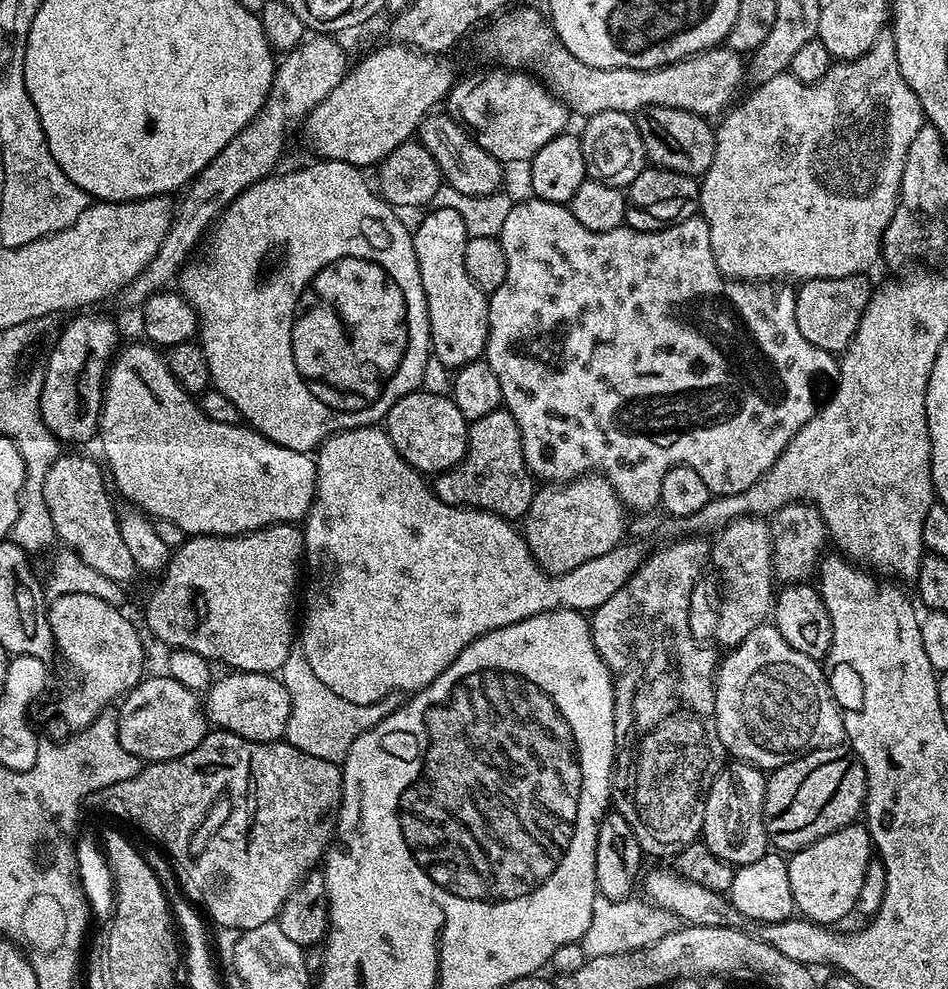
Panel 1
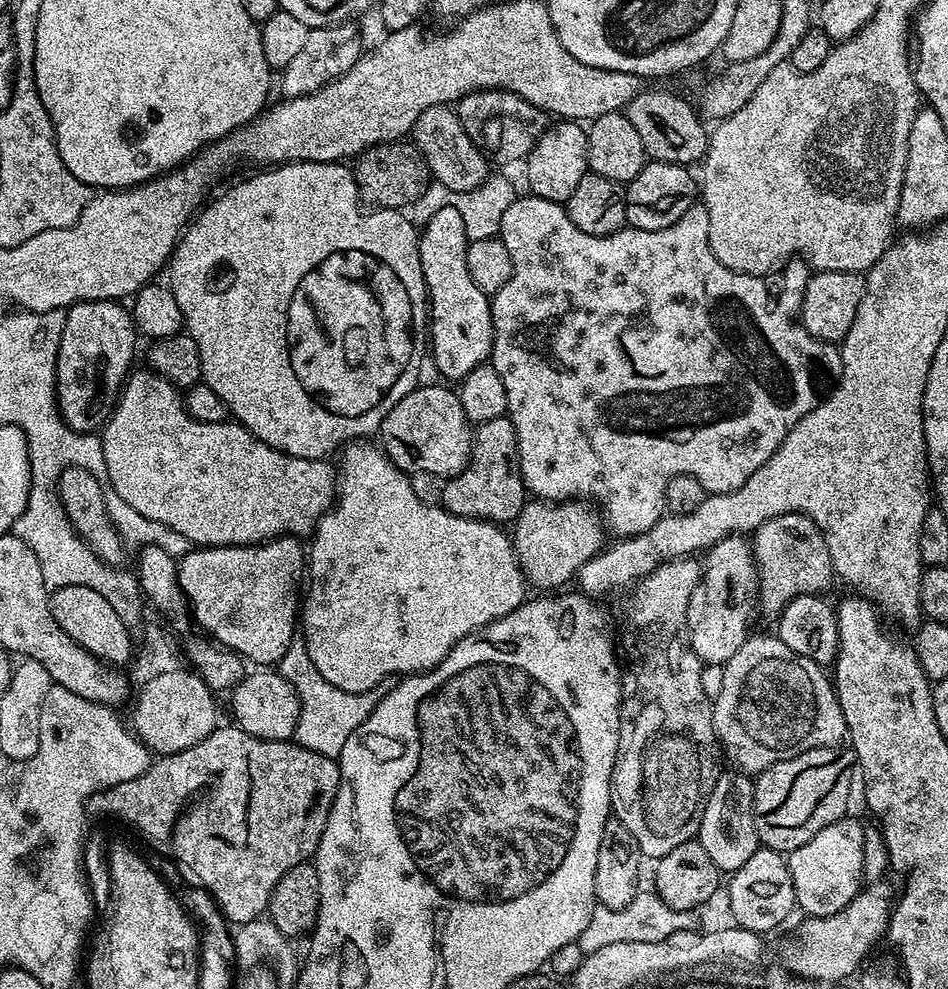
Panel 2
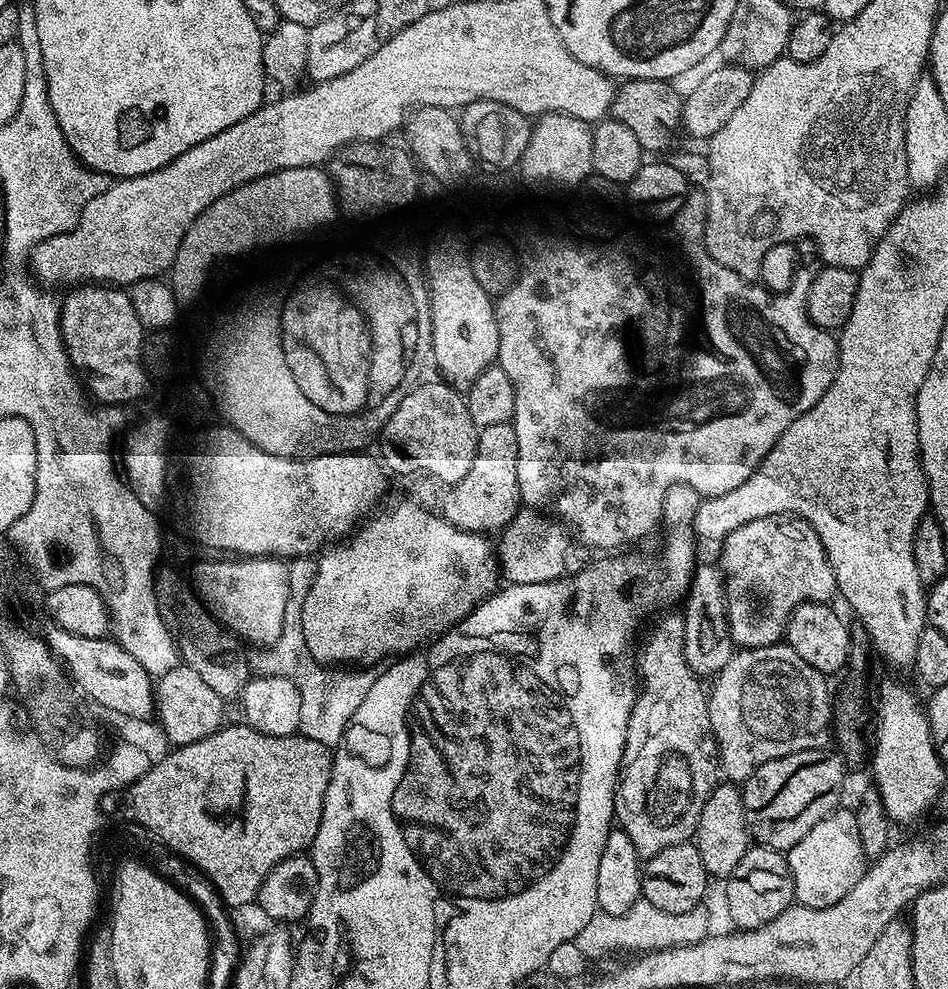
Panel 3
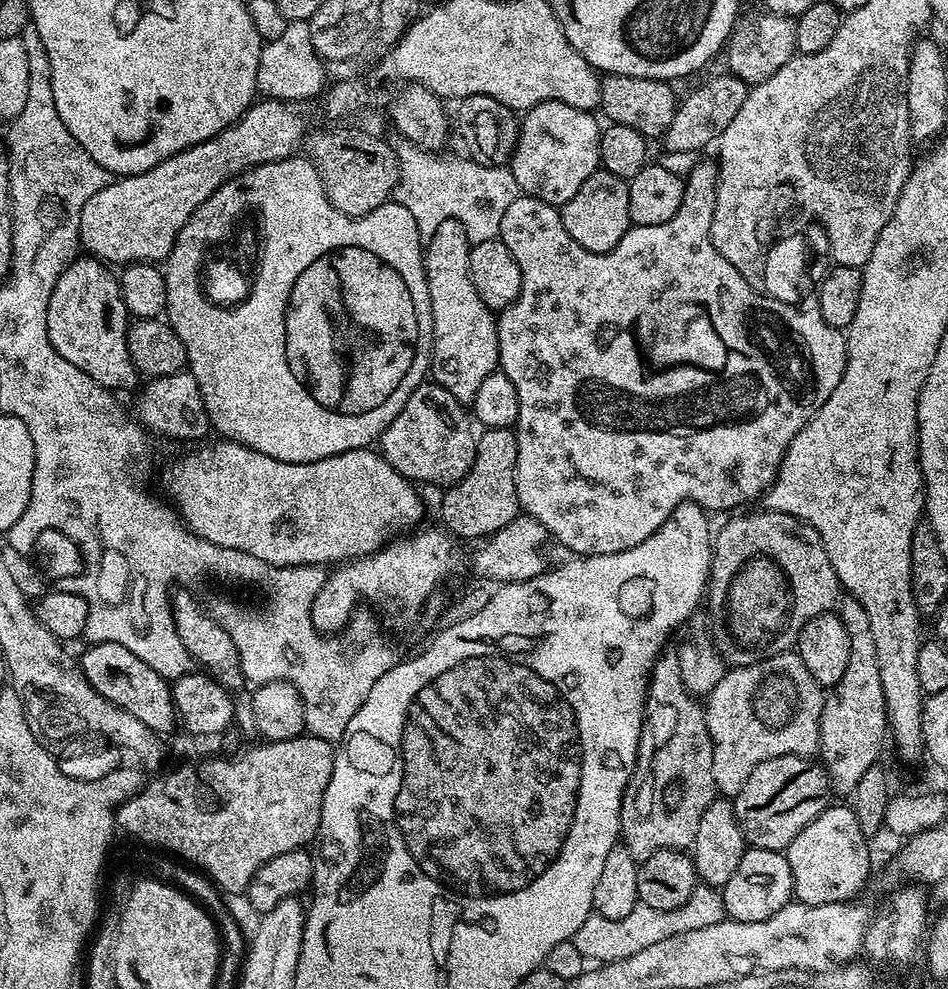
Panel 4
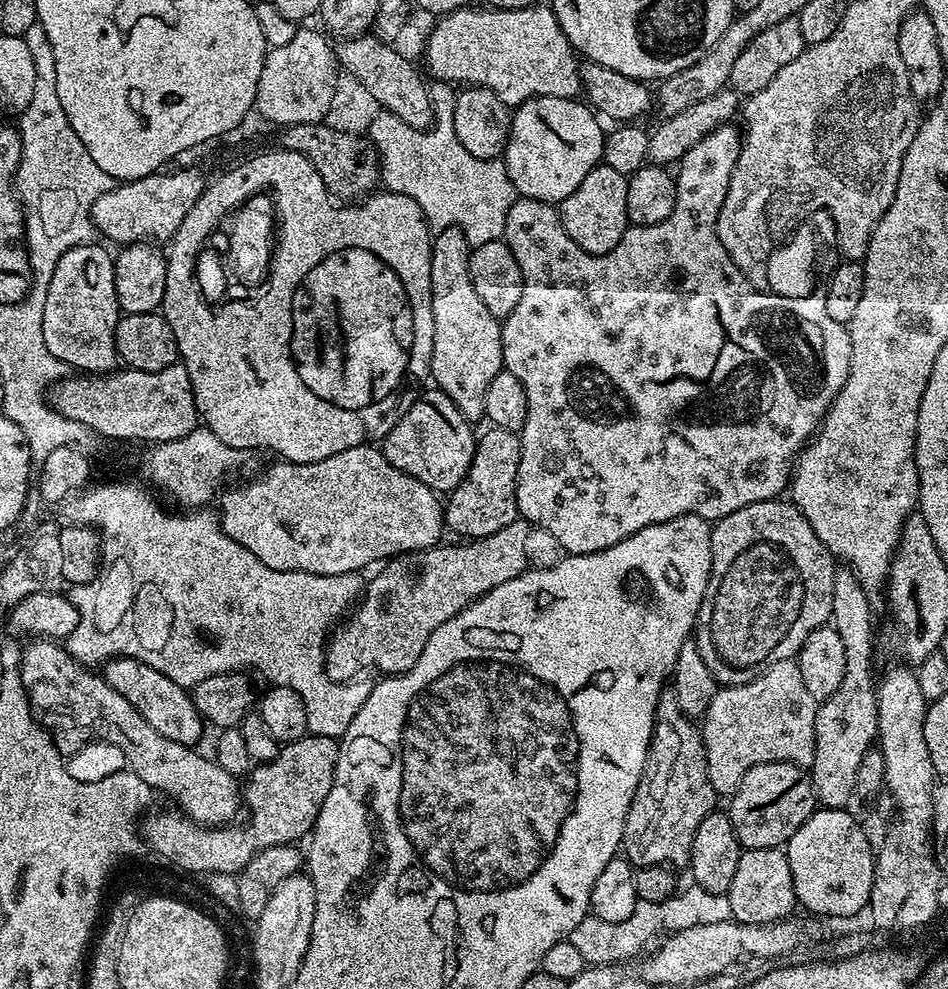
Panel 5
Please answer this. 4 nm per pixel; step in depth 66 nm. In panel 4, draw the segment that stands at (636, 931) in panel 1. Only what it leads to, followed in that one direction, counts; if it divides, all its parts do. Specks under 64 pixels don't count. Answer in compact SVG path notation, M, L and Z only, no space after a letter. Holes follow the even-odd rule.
M697 886L693 890L692 897L678 909L663 912L637 902L634 910L626 914L626 918L615 920L614 918L602 918L595 914L588 916L586 922L578 926L571 941L574 946L578 946L578 954L582 954L585 961L603 965L630 958L631 955L654 945L654 942L661 942L664 938L713 926L714 923L725 919L725 916L723 895L717 889Z

